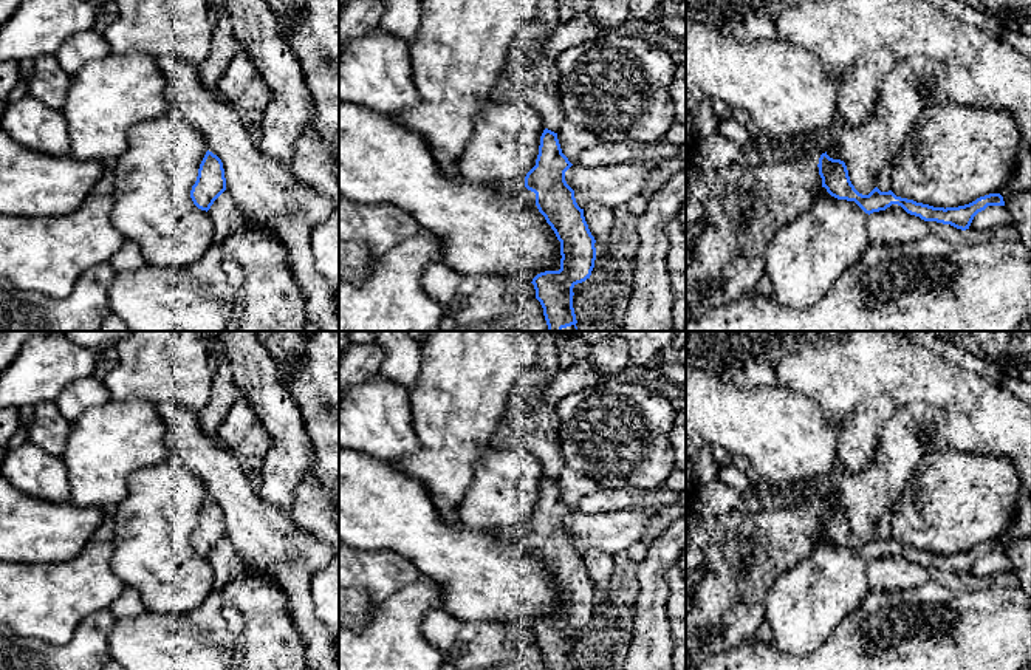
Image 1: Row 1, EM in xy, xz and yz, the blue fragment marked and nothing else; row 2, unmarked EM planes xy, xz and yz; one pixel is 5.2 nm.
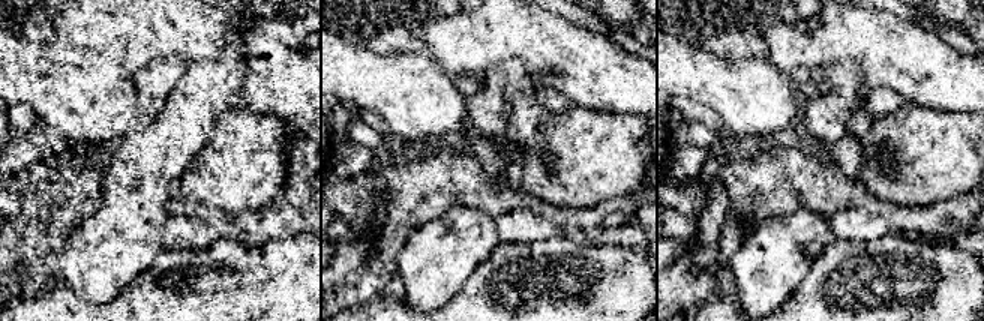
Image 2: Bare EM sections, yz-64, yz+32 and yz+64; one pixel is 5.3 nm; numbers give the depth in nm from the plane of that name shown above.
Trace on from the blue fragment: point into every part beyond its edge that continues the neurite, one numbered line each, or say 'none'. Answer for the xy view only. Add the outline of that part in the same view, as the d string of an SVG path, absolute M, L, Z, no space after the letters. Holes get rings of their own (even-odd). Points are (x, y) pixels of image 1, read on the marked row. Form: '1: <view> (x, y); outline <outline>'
none

